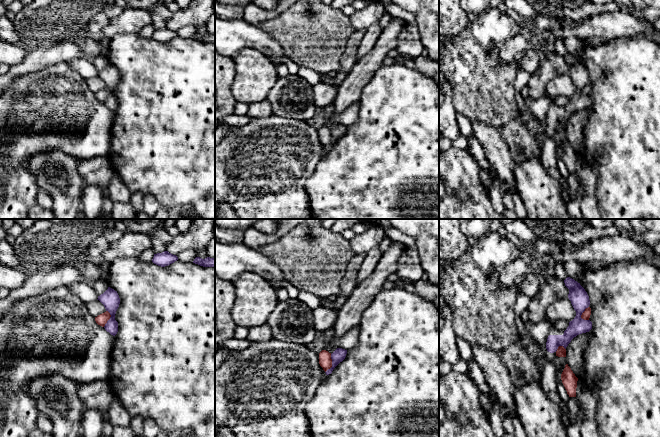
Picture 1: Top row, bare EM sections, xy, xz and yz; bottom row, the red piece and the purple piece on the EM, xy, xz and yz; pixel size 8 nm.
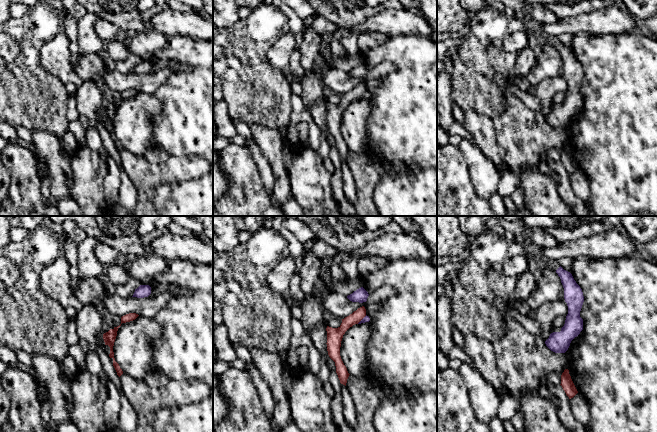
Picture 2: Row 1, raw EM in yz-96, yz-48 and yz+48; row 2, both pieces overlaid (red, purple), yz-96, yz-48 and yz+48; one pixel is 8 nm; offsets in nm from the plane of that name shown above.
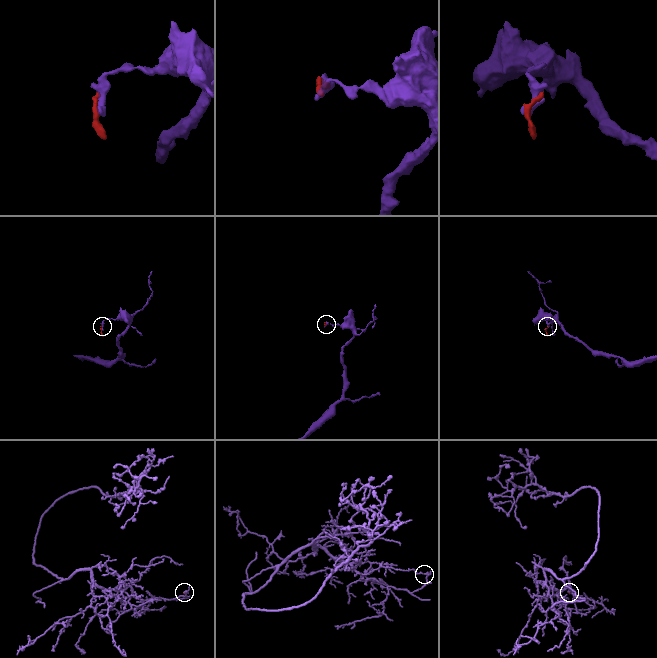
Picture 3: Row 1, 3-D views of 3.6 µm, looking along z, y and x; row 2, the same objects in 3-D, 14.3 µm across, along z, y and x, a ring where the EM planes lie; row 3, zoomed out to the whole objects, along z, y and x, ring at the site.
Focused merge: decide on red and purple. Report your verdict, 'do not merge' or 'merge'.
do not merge

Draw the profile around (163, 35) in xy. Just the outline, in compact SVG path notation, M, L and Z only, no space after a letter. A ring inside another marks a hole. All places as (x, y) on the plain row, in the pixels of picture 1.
M164 27L162 29L154 30L152 38L158 42L165 43L174 39L177 36L178 33L176 31L173 31L168 27Z

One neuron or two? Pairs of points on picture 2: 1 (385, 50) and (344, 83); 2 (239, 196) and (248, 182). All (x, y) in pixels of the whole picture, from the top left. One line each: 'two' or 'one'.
1: two
2: one

